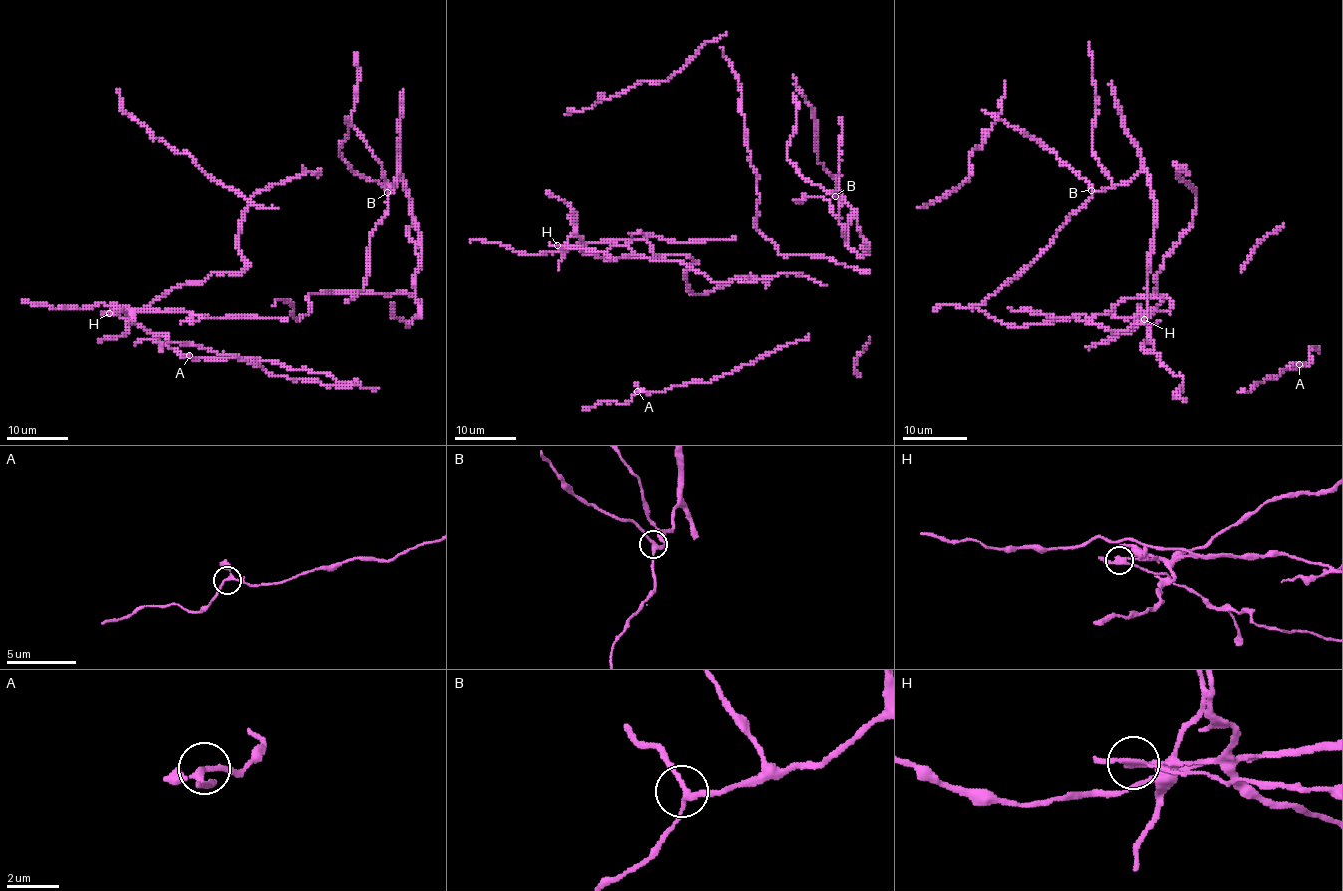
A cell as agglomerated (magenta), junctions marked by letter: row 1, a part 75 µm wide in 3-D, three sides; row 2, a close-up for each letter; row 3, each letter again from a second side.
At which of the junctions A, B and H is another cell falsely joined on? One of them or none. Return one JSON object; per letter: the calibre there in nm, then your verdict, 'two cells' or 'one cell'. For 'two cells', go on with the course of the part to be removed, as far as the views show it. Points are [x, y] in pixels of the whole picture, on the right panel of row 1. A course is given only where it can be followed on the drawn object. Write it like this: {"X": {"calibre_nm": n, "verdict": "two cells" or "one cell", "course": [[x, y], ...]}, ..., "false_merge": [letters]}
{"A": {"calibre_nm": 180, "verdict": "one cell"}, "B": {"calibre_nm": 200, "verdict": "one cell"}, "H": {"calibre_nm": 170, "verdict": "two cells", "course": [[1143, 318], [1153, 313], [1159, 302], [1155, 276], [1193, 218], [1193, 189], [1177, 176], [1179, 169], [1189, 174]]}, "false_merge": ["H"]}

